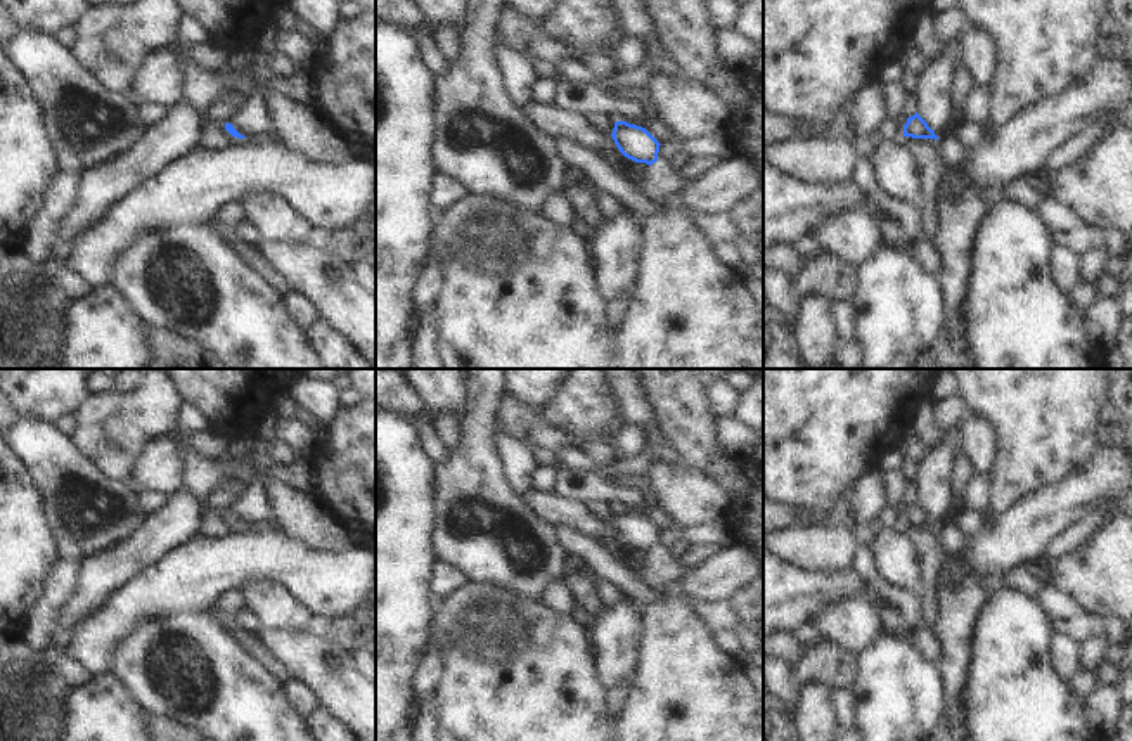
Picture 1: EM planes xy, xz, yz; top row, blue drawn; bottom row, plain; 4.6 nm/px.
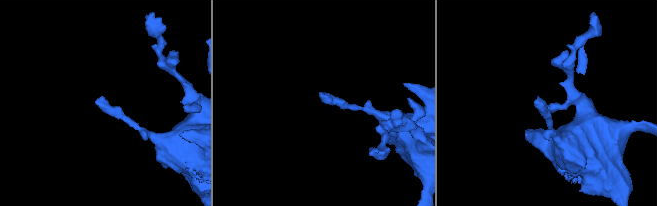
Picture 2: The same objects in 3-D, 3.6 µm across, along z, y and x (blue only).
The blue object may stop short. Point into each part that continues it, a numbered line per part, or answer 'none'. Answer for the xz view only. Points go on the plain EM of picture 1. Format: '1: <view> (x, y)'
none

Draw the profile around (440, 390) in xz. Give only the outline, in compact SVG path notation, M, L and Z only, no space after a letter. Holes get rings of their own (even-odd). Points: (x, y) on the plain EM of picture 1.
M460 369L400 370L431 412L440 414L448 409L462 412L460 426L466 429L467 393Z

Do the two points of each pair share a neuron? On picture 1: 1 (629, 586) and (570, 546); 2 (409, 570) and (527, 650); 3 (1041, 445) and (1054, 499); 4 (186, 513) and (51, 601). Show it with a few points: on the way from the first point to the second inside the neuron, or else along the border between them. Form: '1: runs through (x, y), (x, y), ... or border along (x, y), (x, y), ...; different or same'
1: runs through (615, 573), (584, 547); same
2: border along (430, 594), (428, 634); different
3: border along (1084, 463), (1058, 482), (1022, 497), (1015, 504); different
4: border along (80, 561), (77, 582), (52, 624); different

